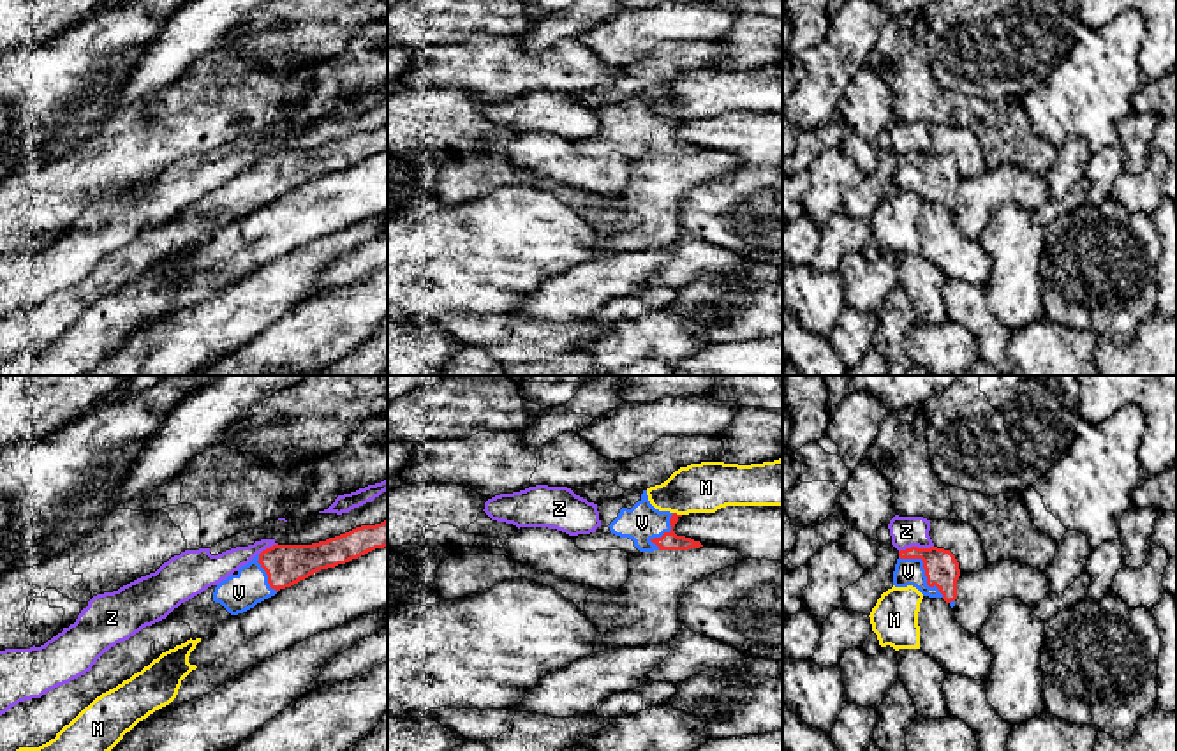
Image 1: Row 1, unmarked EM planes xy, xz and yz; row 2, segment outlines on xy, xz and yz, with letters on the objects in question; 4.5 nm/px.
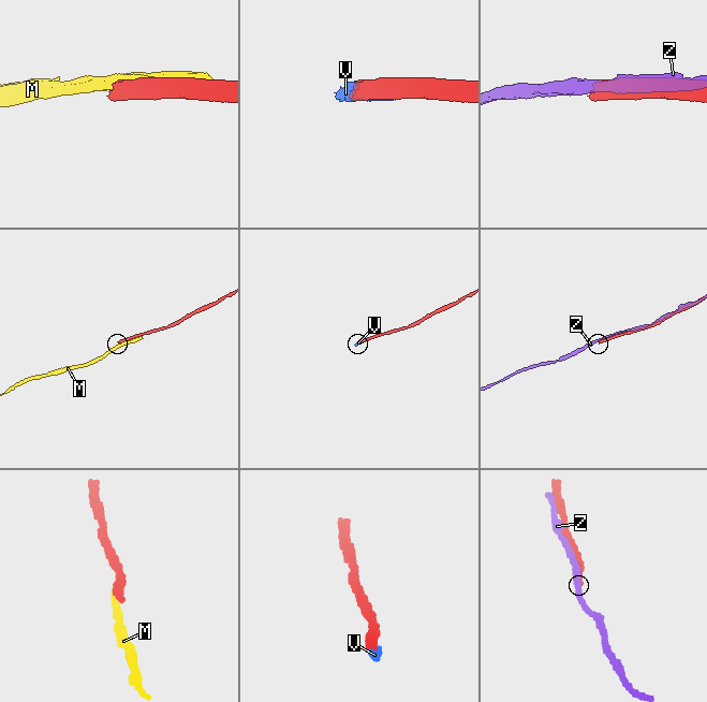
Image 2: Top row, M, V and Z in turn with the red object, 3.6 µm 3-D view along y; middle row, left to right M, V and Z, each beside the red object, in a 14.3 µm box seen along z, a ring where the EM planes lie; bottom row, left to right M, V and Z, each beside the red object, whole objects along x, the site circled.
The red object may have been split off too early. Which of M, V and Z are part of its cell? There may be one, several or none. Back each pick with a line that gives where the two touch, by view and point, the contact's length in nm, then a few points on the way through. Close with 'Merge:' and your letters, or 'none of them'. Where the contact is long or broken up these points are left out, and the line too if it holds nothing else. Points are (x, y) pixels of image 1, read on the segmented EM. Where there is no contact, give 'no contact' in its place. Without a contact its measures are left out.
V: contact yz (924, 568); length 280 nm
Merge: V

